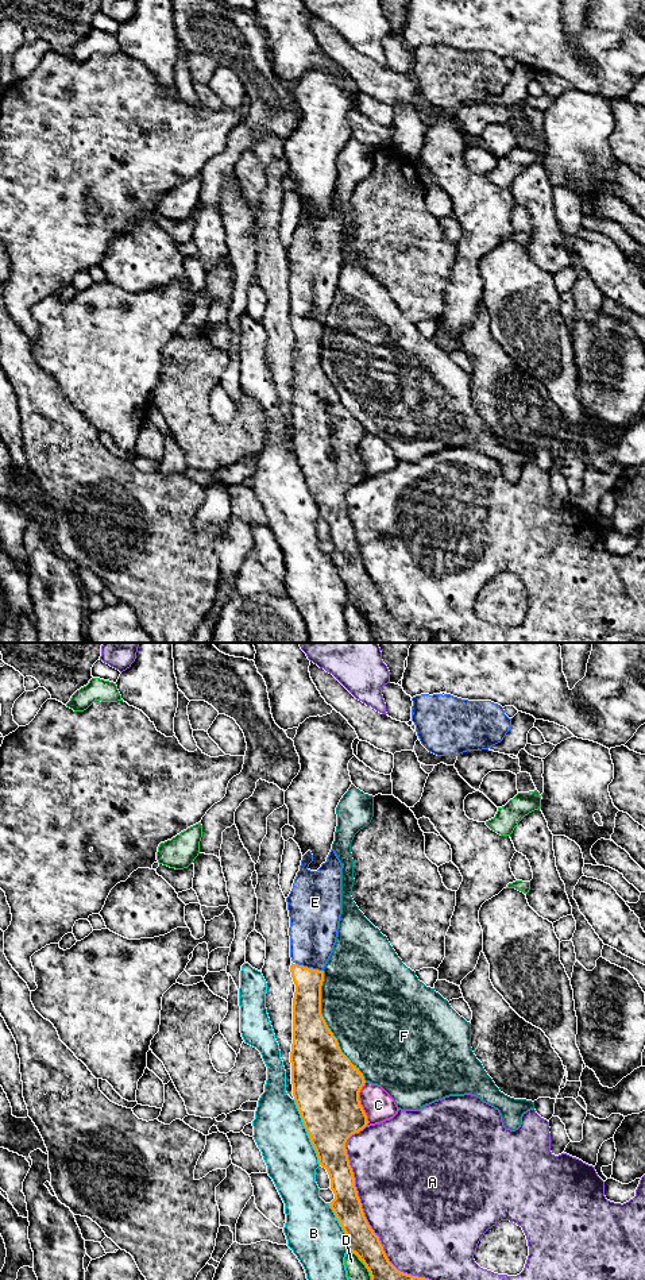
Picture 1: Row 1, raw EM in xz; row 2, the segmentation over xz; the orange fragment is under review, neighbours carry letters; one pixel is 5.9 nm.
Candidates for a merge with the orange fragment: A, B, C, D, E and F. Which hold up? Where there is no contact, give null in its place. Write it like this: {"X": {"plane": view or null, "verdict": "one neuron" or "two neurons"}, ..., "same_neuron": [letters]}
{"A": {"plane": "xz", "verdict": "two neurons"}, "B": {"plane": "xz", "verdict": "two neurons"}, "C": {"plane": "xz", "verdict": "two neurons"}, "D": {"plane": "xz", "verdict": "two neurons"}, "E": {"plane": "xz", "verdict": "one neuron"}, "F": {"plane": "xz", "verdict": "two neurons"}, "same_neuron": ["E"]}

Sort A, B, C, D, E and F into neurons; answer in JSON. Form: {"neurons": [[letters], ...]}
{"neurons": [["A"], ["B"], ["C"], ["D"], ["E"], ["F"]]}

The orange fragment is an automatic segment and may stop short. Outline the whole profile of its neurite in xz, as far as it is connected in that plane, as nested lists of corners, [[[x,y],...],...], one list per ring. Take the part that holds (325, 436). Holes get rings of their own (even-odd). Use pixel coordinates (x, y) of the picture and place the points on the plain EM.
[[[331,201],[327,213],[322,215],[317,223],[310,223],[308,220],[312,213],[313,207],[310,203],[308,203],[302,208],[300,223],[294,231],[293,240],[286,250],[290,269],[290,309],[293,313],[290,317],[290,324],[296,336],[296,344],[293,350],[293,396],[290,404],[293,448],[310,494],[317,505],[318,516],[325,520],[329,527],[331,541],[335,545],[335,551],[329,555],[329,558],[345,585],[347,602],[355,605],[366,617],[371,628],[374,643],[439,643],[434,633],[403,625],[389,613],[379,589],[374,585],[364,568],[362,555],[358,548],[345,494],[352,486],[359,485],[368,475],[367,467],[359,452],[359,444],[366,432],[359,420],[354,417],[351,412],[341,404],[337,390],[333,388],[321,366],[321,338],[324,334],[322,321],[333,302],[341,266],[343,217],[333,201]]]

